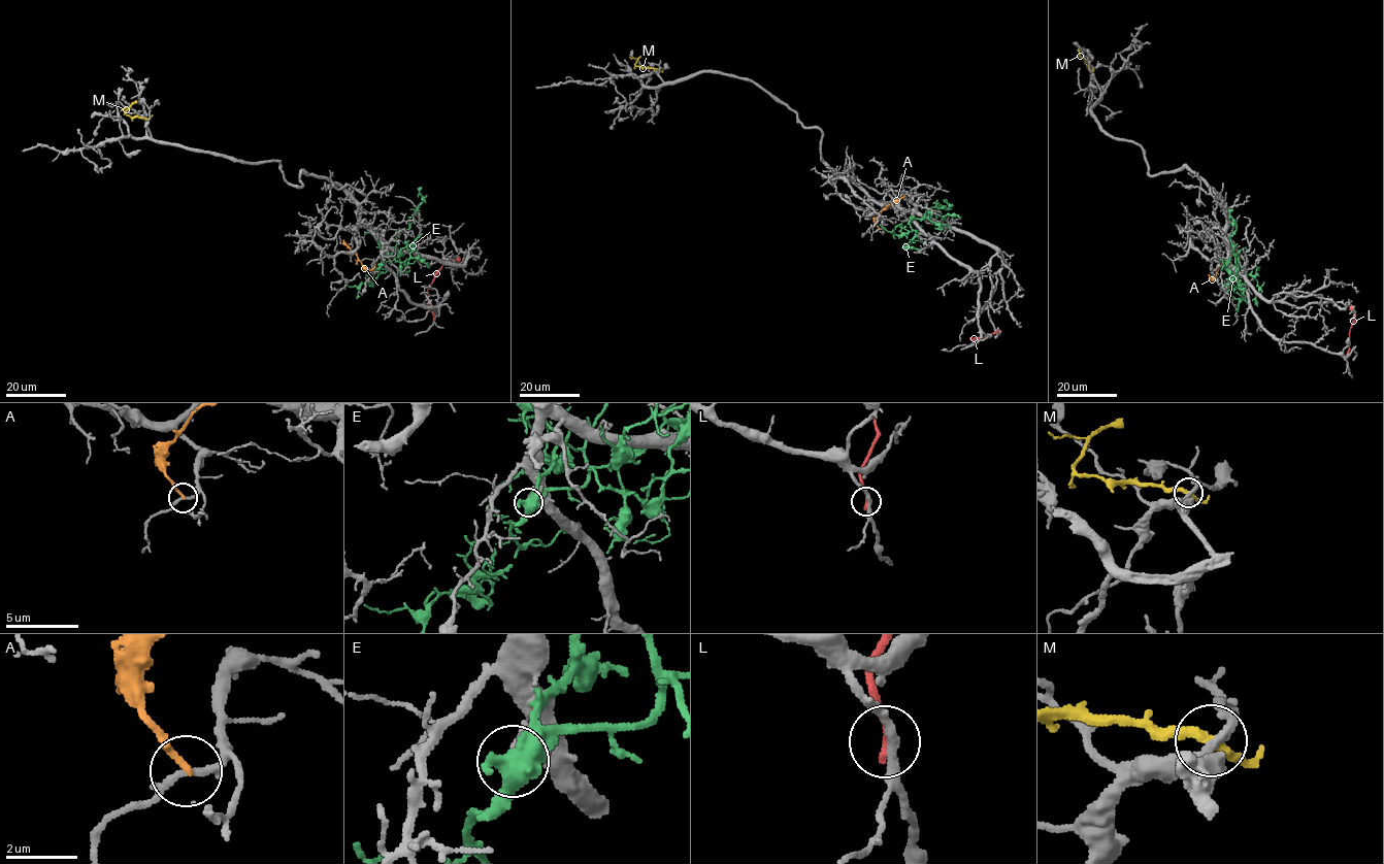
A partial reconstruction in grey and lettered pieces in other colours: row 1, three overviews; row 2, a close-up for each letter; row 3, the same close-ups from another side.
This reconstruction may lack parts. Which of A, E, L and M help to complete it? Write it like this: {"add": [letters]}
{"add": []}

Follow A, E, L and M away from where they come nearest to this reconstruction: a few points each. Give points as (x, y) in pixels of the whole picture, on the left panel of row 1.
A: (348, 244), (344, 243), (369, 269), (374, 263)
E: (381, 264), (392, 260), (396, 236), (408, 227), (409, 219), (422, 201), (419, 193), (421, 187)
L: (433, 319), (427, 302), (427, 290), (450, 258), (460, 260)
M: (147, 119), (125, 113), (136, 101)

